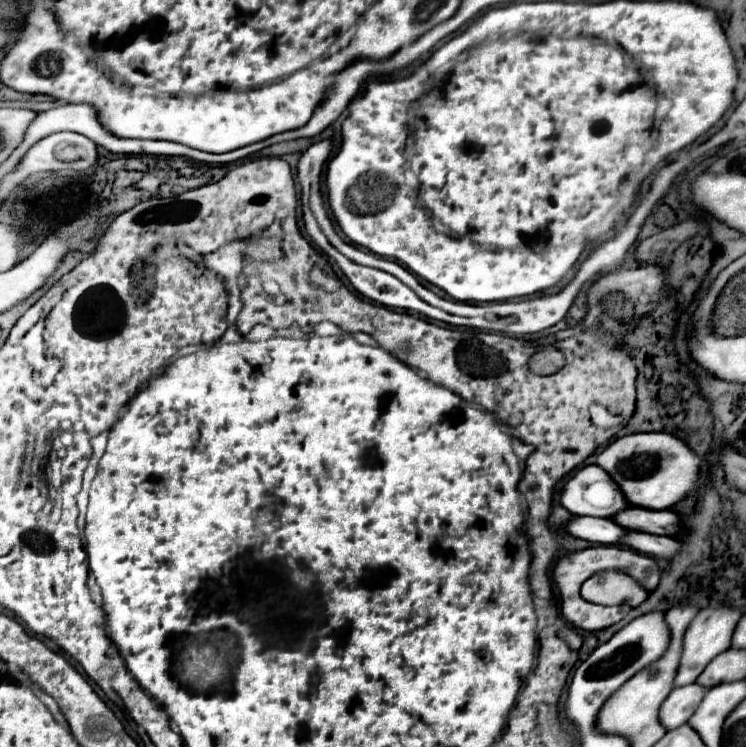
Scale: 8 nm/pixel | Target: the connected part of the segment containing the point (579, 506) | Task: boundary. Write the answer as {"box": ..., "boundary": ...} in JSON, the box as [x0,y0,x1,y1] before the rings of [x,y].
{"box":[560,465,628,517],"boundary":[[[586,465],[566,481],[560,505],[572,515],[592,517],[612,517],[628,507],[618,485],[598,465]]]}

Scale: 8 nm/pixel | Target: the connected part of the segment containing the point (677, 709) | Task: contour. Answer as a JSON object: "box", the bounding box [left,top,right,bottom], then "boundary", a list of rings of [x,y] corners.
{"box":[660,683,706,731],"boundary":[[[696,683],[672,689],[672,695],[660,707],[660,721],[662,725],[666,725],[664,729],[670,731],[684,725],[694,713],[694,707],[698,707],[698,703],[702,701],[702,695],[706,691],[706,687],[700,687]]]}

